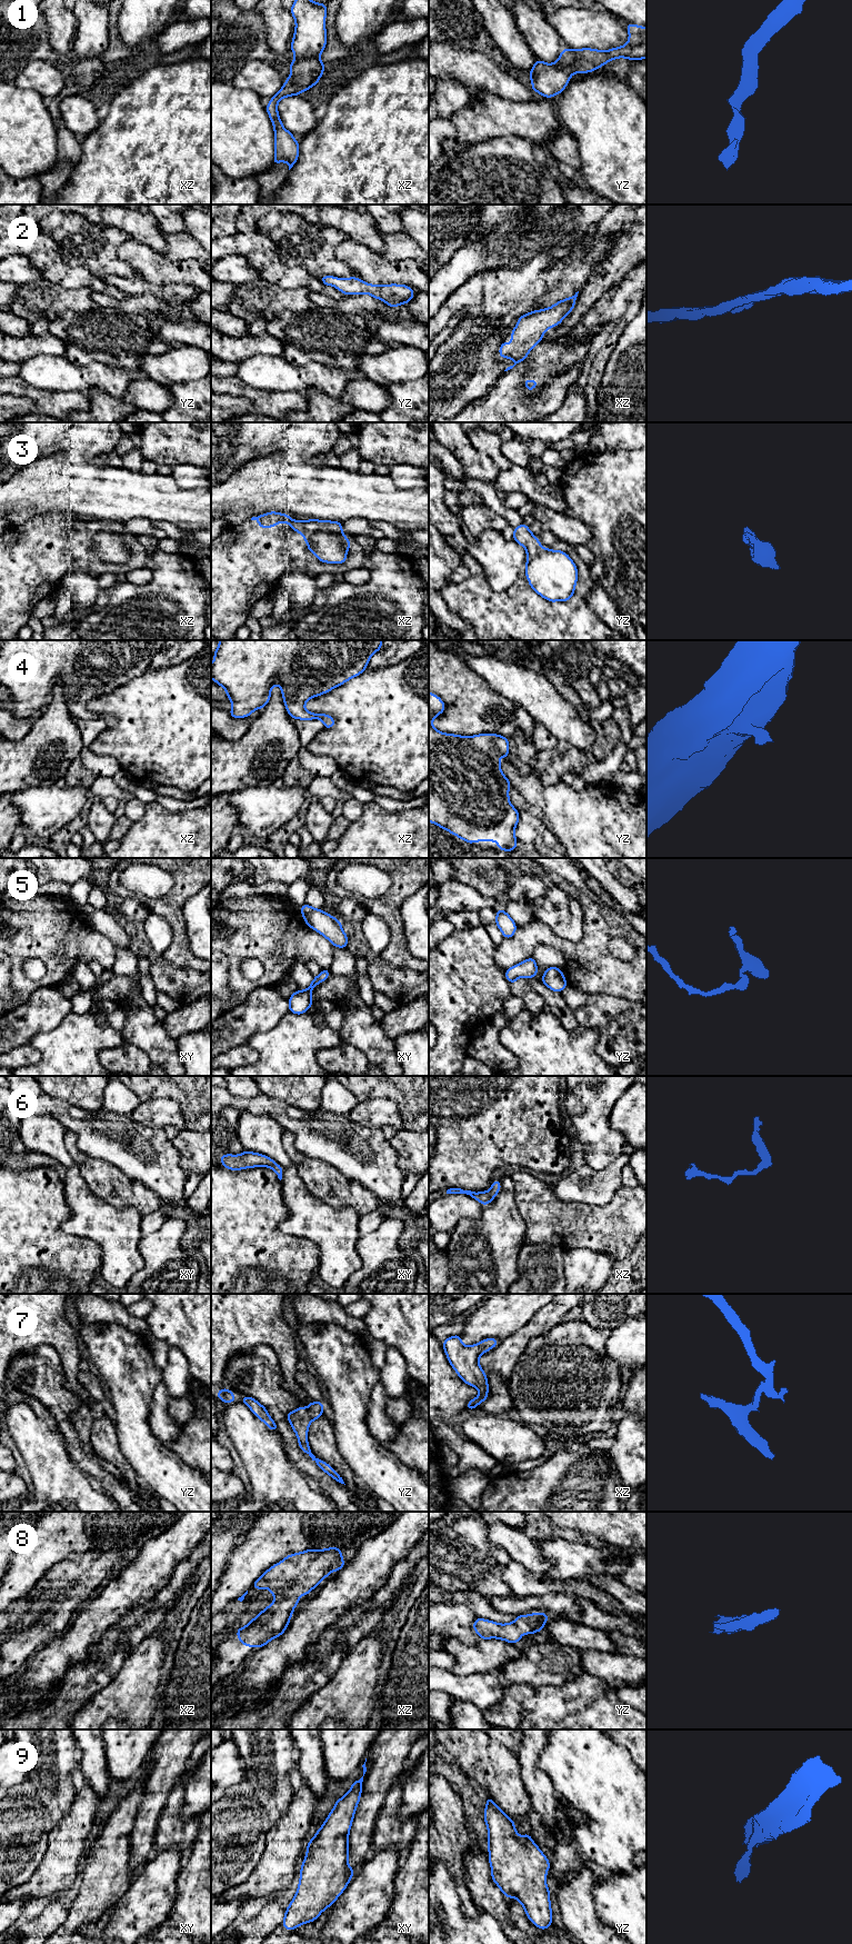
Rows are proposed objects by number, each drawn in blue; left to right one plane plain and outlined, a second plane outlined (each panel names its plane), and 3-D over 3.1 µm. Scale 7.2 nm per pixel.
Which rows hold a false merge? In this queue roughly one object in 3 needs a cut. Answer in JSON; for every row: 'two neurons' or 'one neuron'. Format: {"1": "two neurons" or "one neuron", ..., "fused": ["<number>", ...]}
{"1": "one neuron", "2": "one neuron", "3": "two neurons", "4": "one neuron", "5": "one neuron", "6": "one neuron", "7": "one neuron", "8": "one neuron", "9": "one neuron", "fused": ["3"]}

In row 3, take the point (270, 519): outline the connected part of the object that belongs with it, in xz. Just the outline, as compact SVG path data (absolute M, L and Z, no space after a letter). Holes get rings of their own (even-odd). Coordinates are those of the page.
M275 511L252 517L251 520L257 520L259 522L260 528L272 528L277 526L279 522L288 522L291 529L298 531L302 536L313 534L321 529L335 531L340 535L343 535L342 525L340 521L317 520L317 519L309 519L305 521L292 520L289 515Z

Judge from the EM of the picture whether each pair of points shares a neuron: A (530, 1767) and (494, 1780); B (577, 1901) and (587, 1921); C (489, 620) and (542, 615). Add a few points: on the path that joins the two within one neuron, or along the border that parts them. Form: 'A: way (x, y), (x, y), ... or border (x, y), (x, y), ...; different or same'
A: border (517, 1757), (520, 1764), (520, 1775), (530, 1795); different
B: way (577, 1905), (578, 1912), (582, 1916); same
C: way (502, 615), (529, 615); same

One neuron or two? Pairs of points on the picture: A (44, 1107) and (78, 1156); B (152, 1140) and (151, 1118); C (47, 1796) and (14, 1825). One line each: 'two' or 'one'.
A: two
B: two
C: two

